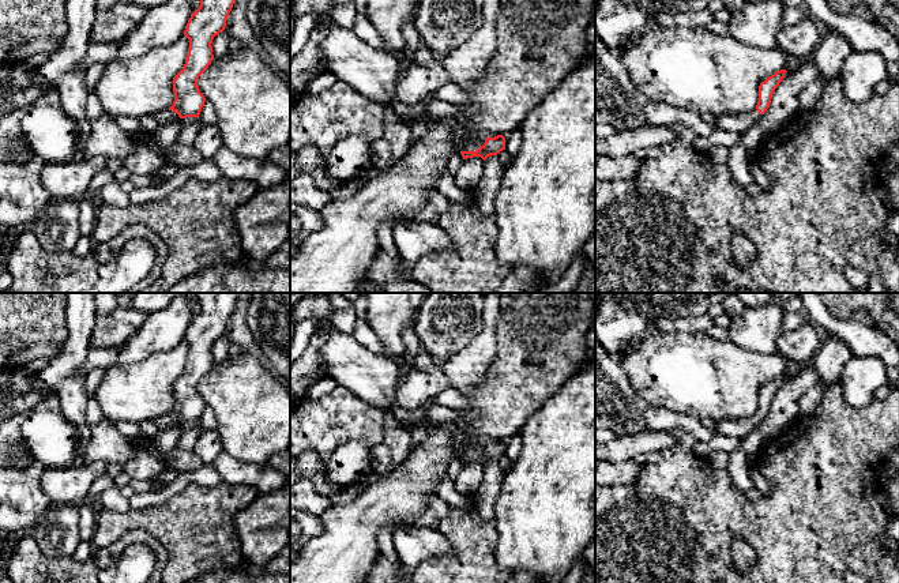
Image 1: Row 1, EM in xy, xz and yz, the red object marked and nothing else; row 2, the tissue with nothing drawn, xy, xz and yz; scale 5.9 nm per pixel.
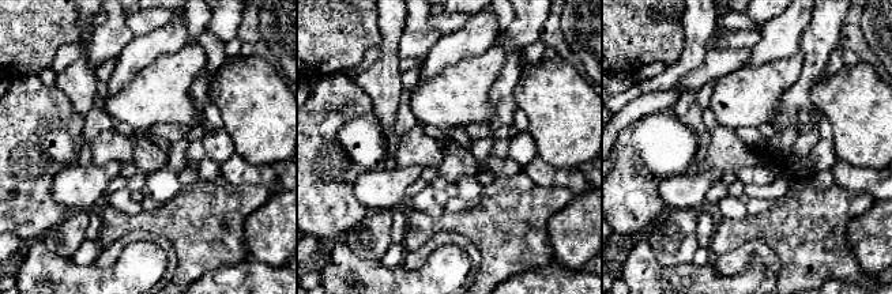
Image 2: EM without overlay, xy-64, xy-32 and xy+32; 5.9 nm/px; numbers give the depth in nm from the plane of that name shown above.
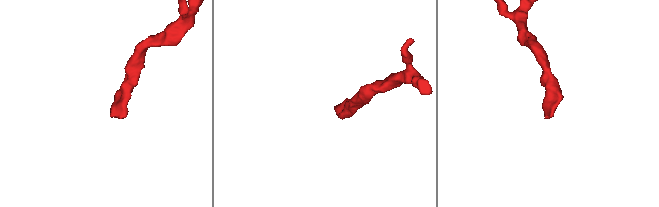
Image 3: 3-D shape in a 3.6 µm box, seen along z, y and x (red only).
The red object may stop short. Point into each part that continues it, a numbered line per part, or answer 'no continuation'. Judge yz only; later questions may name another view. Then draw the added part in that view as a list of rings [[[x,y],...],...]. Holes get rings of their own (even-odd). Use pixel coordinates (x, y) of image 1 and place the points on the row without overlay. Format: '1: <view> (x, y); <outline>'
1: yz (733, 428); [[[755,414],[752,417],[744,417],[738,420],[722,420],[716,422],[715,433],[721,433],[729,437],[742,439],[752,432],[761,420]]]

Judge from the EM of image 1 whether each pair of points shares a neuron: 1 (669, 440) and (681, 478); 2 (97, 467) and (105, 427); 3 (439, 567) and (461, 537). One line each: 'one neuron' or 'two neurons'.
1: two neurons
2: two neurons
3: one neuron

